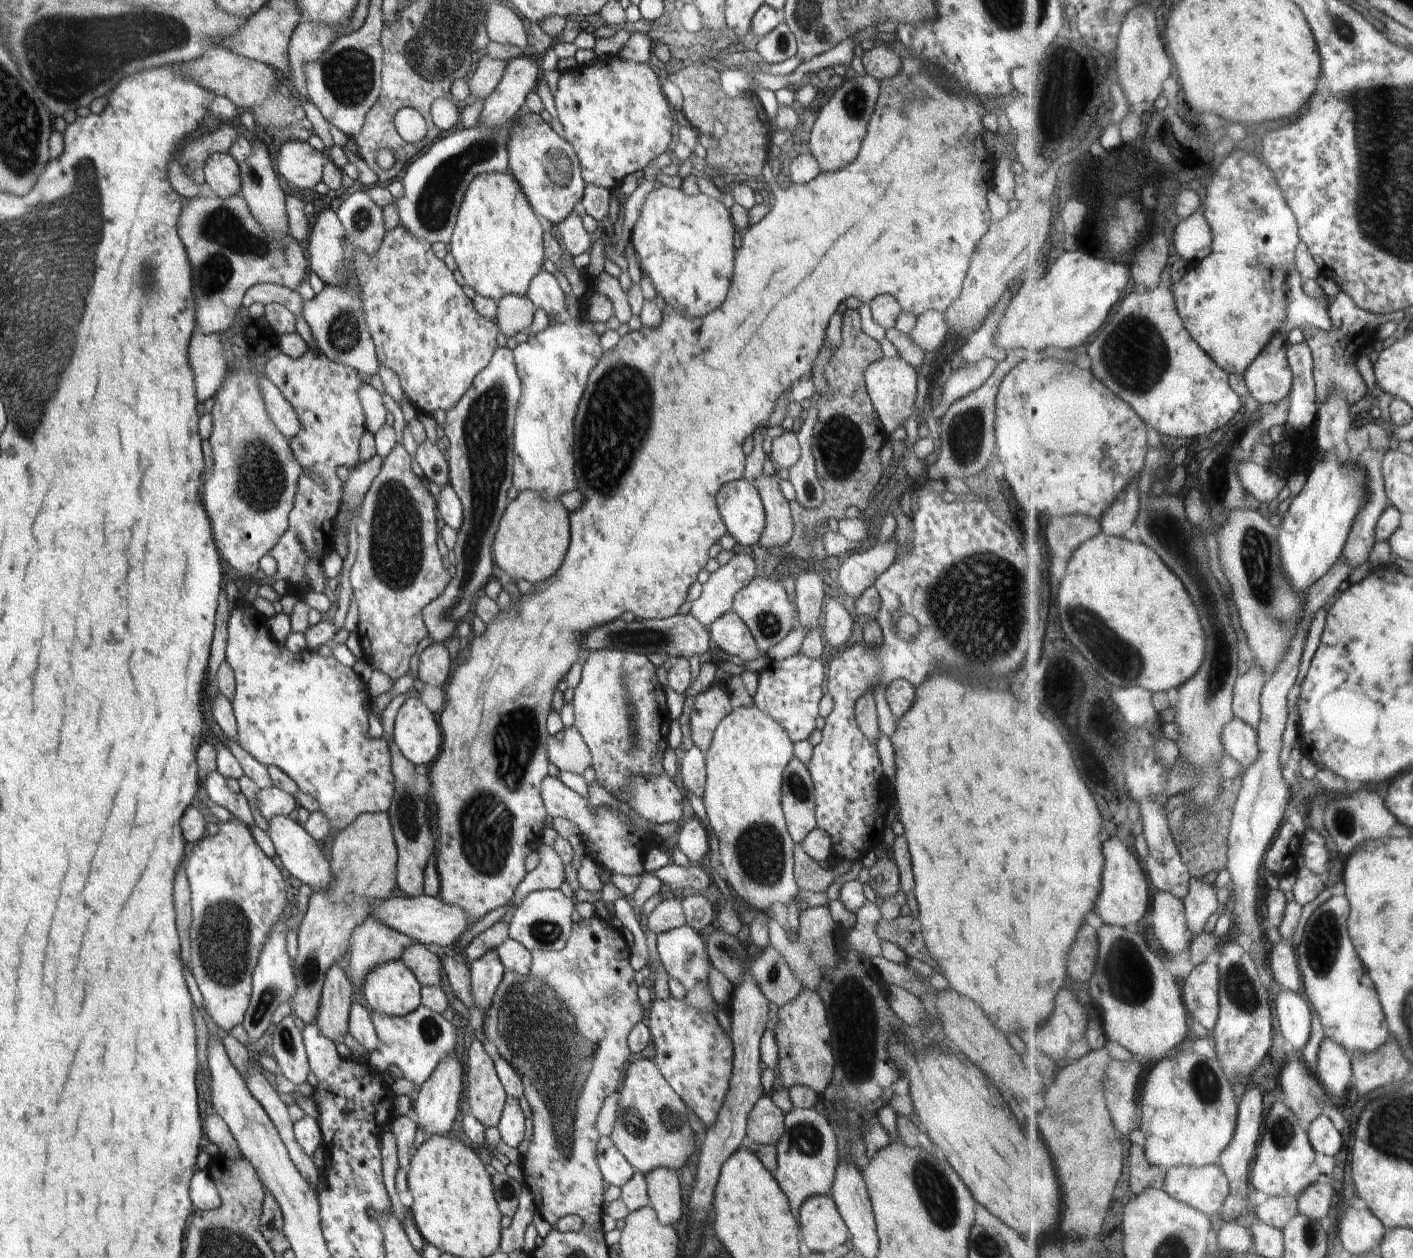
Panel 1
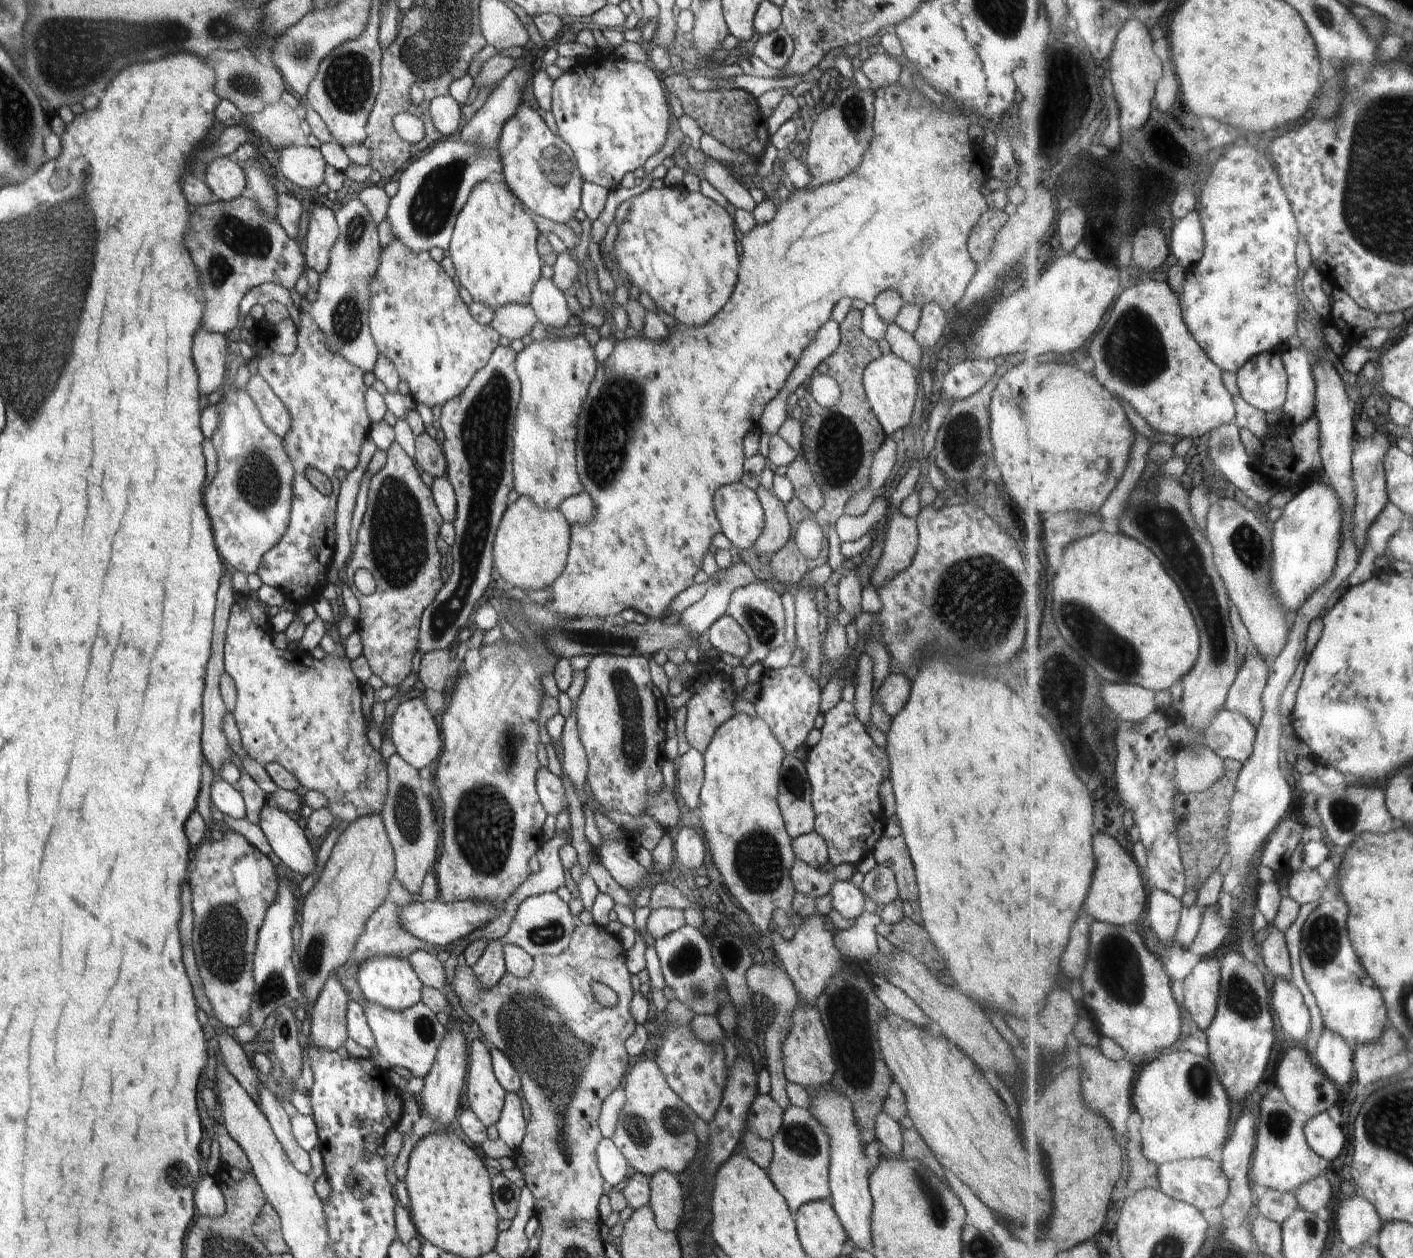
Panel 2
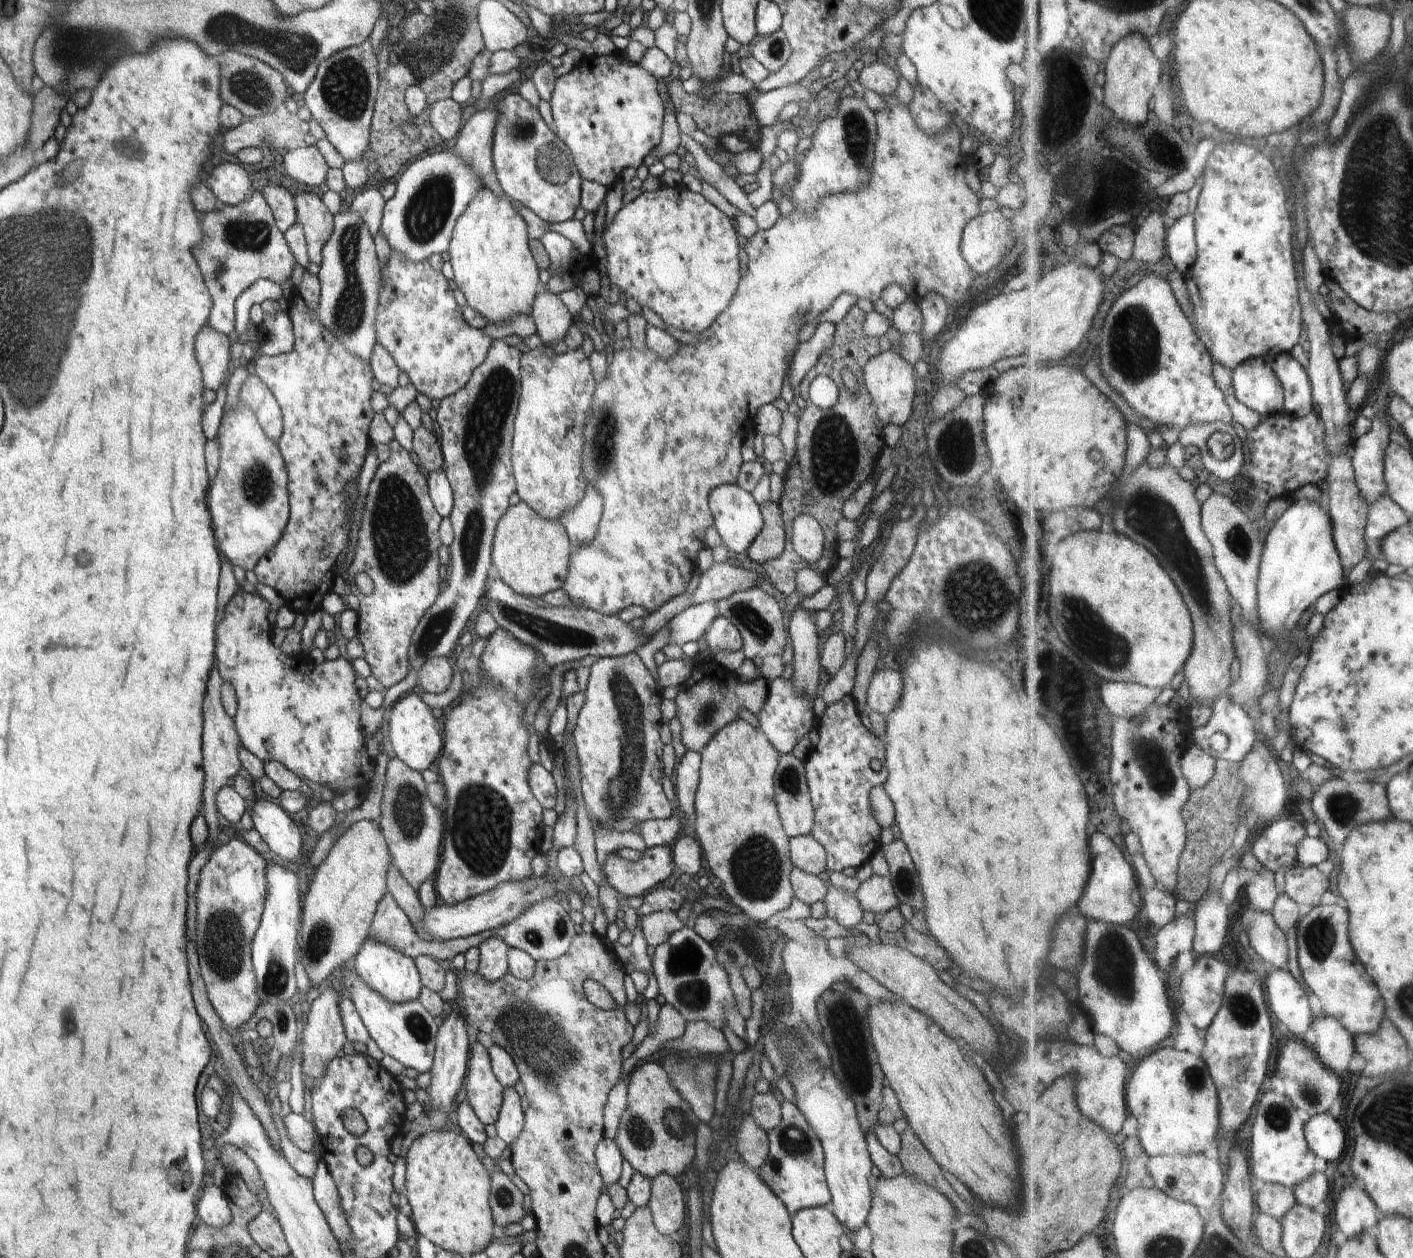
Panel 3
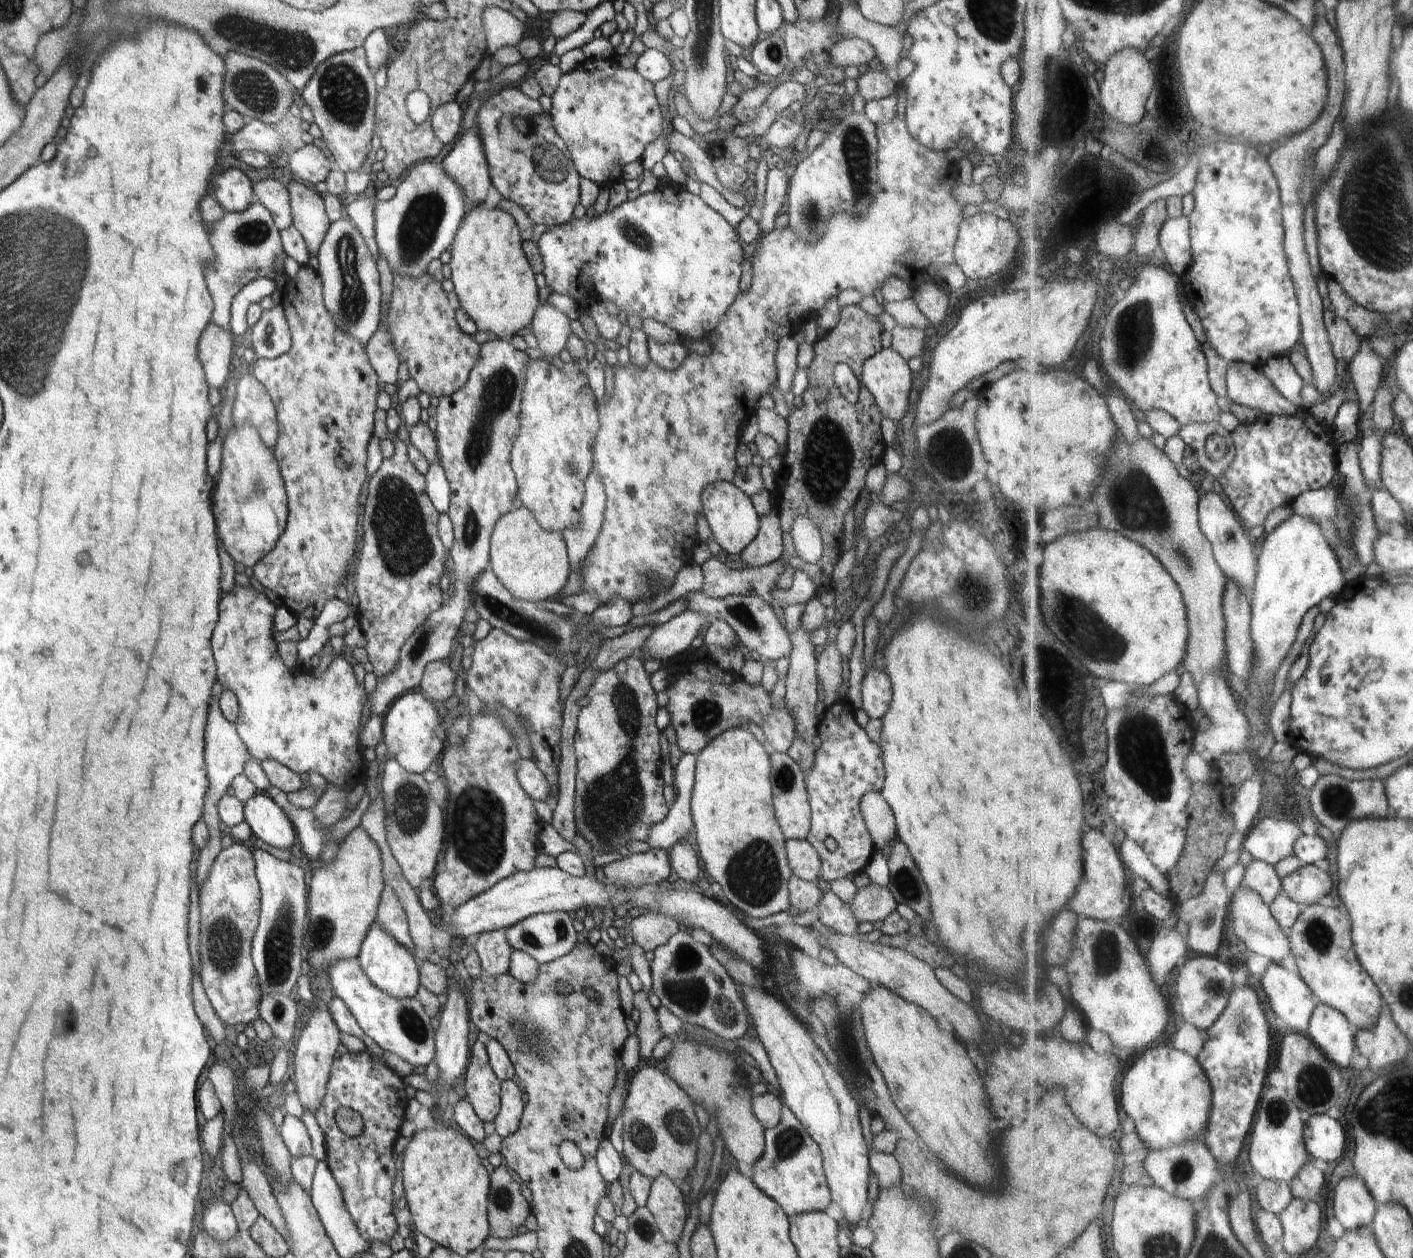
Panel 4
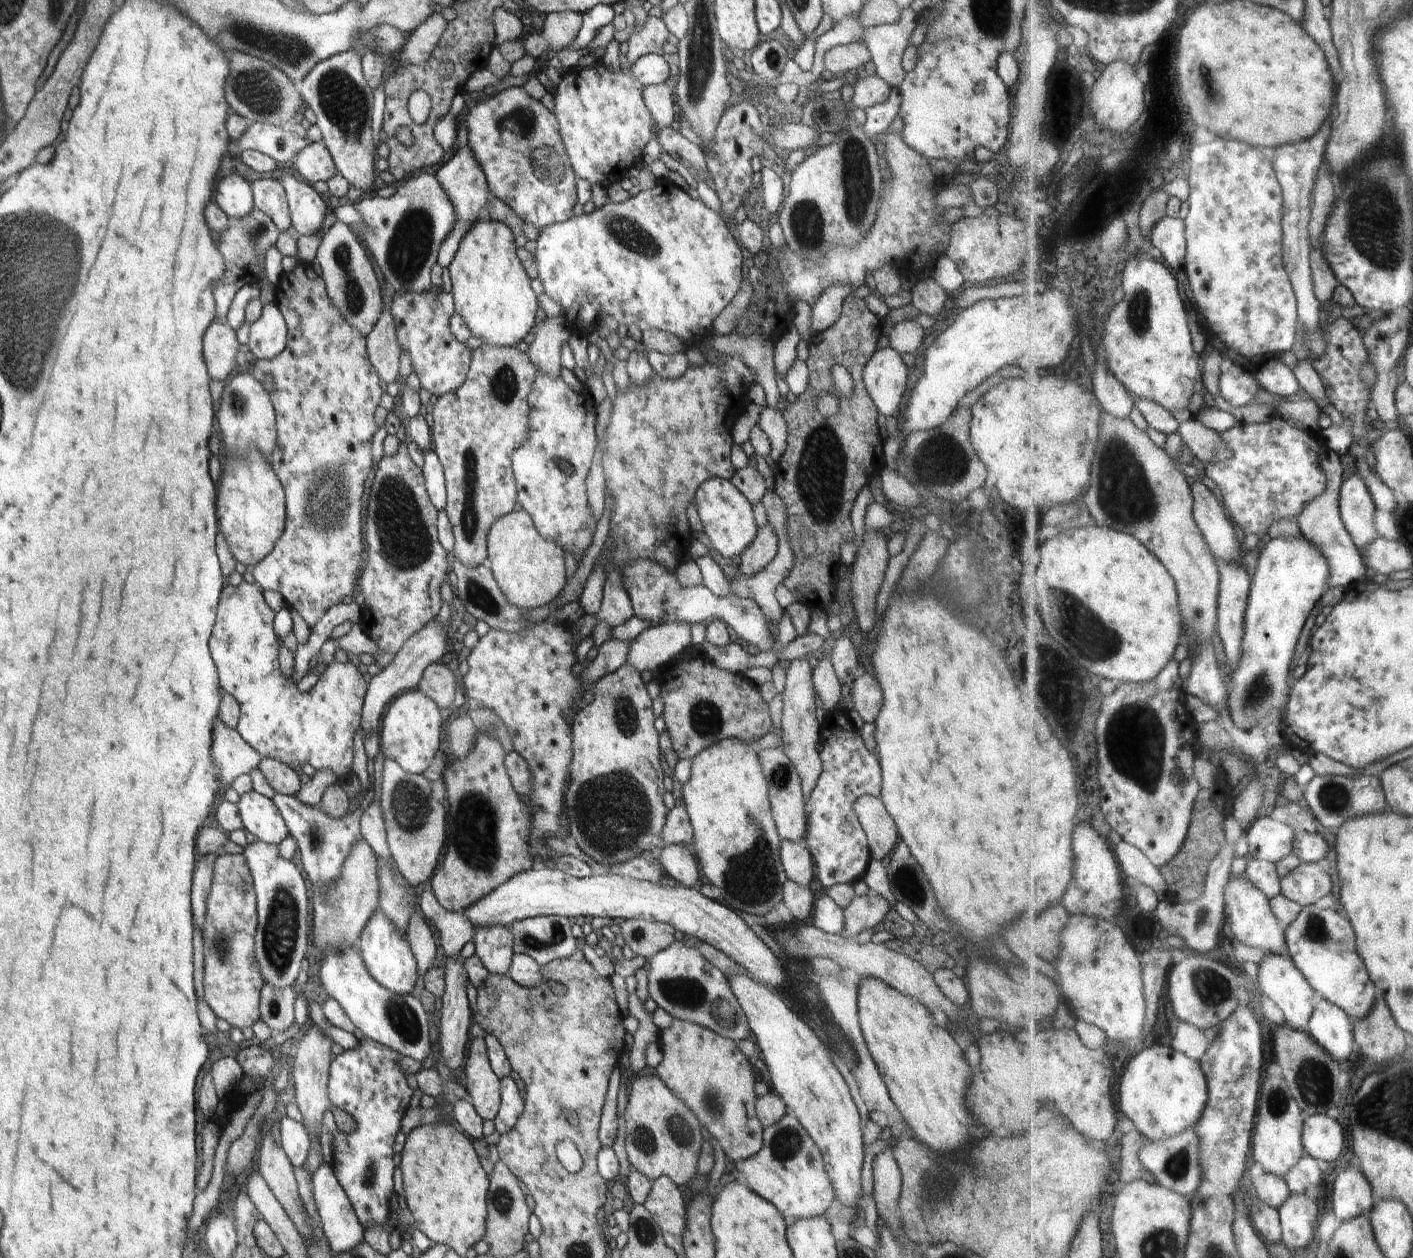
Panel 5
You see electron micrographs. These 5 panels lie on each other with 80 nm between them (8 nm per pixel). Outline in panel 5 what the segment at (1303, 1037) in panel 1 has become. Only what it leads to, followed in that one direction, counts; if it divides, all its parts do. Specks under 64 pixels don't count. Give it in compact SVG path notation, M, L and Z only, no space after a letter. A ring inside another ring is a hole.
M1267 955L1261 964L1260 978L1255 983L1265 998L1276 1002L1289 1027L1304 1032L1309 1031L1320 996L1289 955Z

